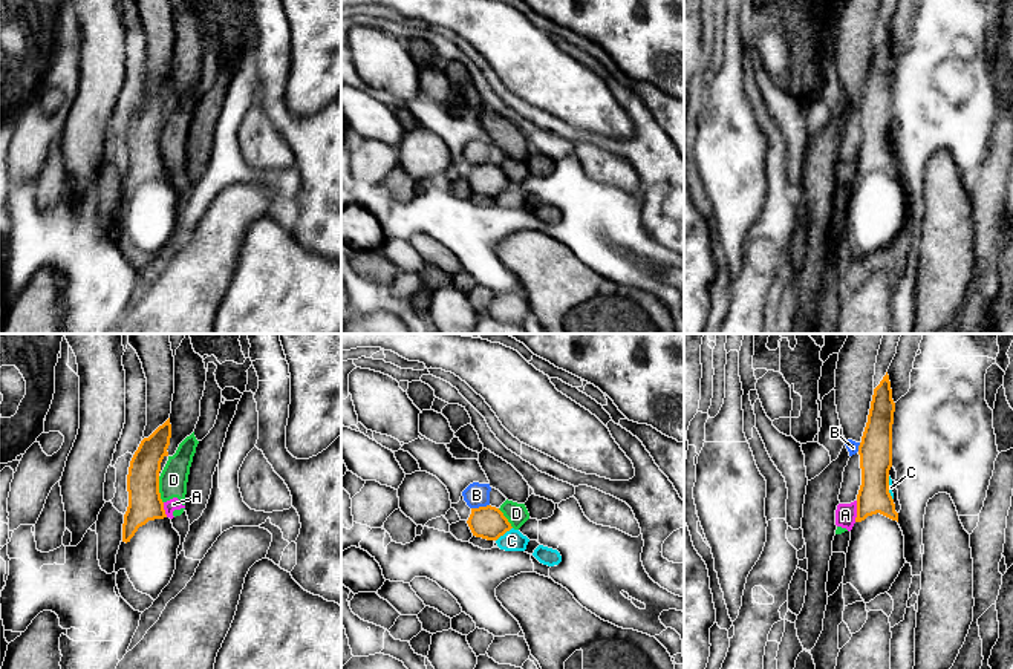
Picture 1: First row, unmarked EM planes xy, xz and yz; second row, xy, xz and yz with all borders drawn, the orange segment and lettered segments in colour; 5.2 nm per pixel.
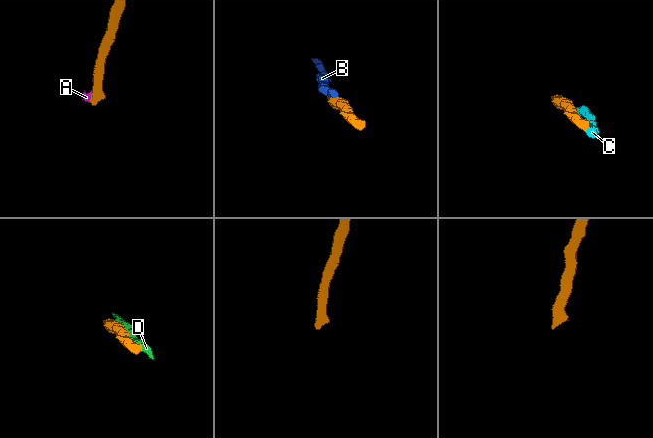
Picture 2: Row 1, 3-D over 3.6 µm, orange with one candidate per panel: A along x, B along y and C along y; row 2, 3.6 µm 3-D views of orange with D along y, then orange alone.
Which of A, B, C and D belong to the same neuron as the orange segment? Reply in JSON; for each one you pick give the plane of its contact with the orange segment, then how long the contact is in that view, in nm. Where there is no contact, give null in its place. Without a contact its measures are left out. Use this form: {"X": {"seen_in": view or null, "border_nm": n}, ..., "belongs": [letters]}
{"belongs": []}

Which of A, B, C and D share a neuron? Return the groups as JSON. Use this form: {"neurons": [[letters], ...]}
{"neurons": [["A", "D"], ["B"], ["C"]]}

